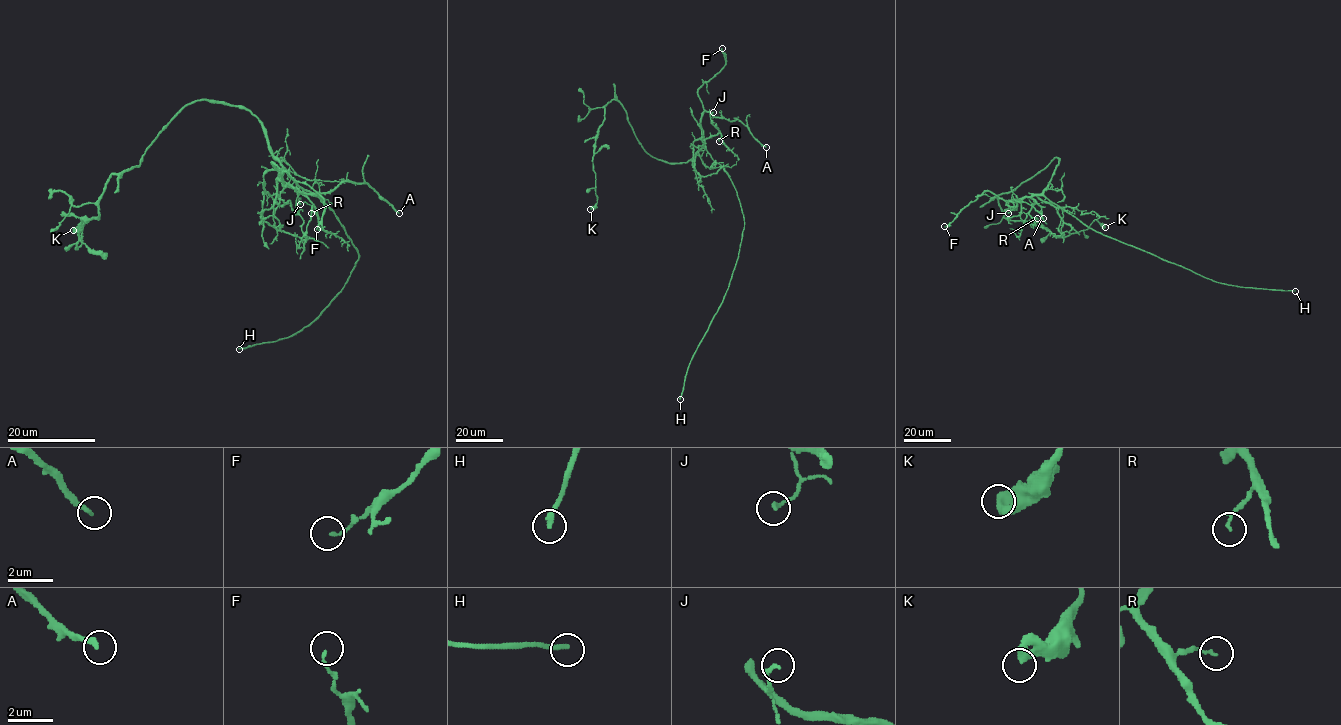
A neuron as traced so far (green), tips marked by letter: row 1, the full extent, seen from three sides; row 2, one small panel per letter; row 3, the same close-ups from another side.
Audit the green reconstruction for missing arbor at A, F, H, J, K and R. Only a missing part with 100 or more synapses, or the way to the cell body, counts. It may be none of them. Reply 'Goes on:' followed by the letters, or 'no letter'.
Goes on: H

